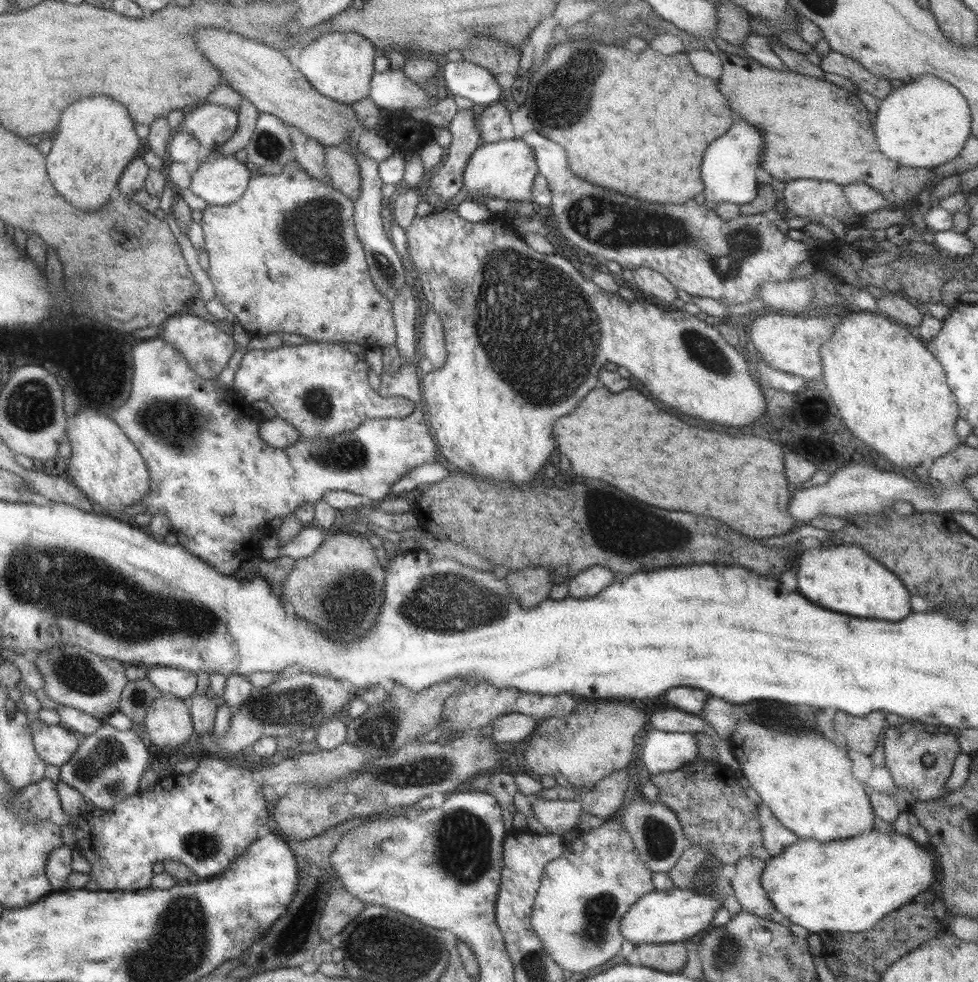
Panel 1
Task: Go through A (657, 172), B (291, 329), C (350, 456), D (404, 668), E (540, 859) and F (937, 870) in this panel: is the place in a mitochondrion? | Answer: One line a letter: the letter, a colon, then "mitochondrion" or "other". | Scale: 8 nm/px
A: other
B: other
C: mitochondrion
D: other
E: other
F: other

